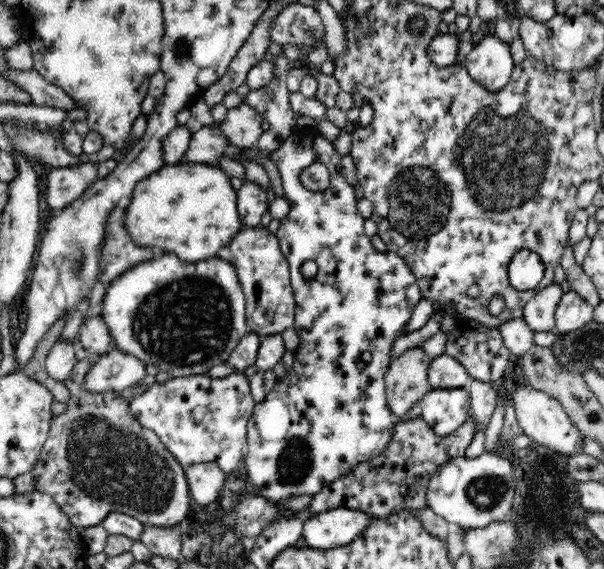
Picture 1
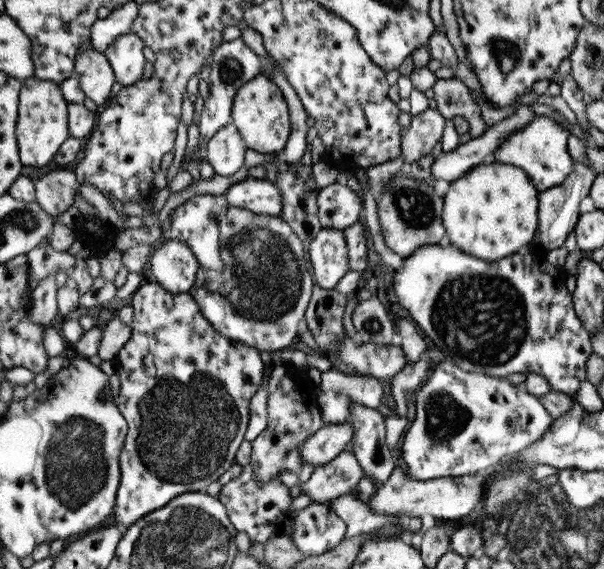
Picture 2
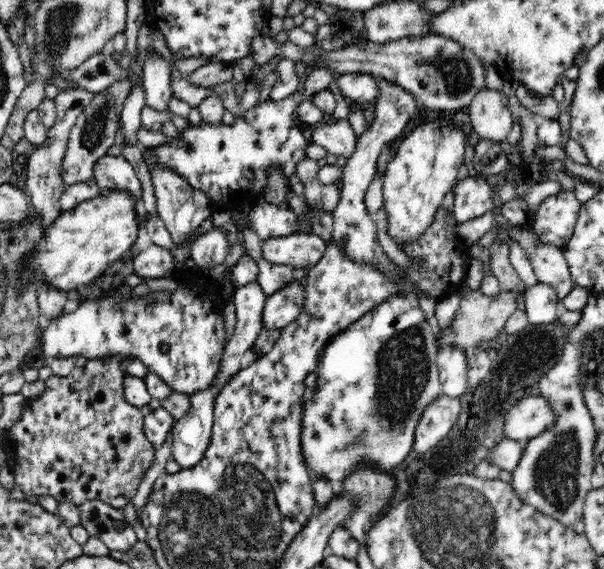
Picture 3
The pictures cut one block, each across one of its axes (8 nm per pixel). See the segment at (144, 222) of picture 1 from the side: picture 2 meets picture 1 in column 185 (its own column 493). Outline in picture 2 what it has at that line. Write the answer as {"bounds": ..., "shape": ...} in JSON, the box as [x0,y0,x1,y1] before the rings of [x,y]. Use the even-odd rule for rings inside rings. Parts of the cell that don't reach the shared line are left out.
{"bounds":[441,162,537,261],"shape":[[[485,162],[465,172],[461,178],[448,183],[448,188],[441,196],[441,225],[449,237],[449,245],[475,258],[496,261],[517,253],[517,249],[526,246],[537,228],[537,189],[531,179],[520,168],[510,164]]]}

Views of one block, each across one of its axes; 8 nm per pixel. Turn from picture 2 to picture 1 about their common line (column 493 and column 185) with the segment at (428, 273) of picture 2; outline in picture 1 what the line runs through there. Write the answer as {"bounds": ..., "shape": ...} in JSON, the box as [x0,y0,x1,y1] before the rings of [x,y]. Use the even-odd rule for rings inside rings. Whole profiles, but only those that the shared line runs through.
{"bounds":[99,253,248,378],"shape":[[[164,253],[159,258],[150,259],[148,262],[144,261],[138,263],[136,266],[129,268],[123,272],[118,278],[106,287],[103,292],[101,300],[101,311],[99,316],[104,321],[107,331],[111,338],[112,346],[115,346],[120,352],[129,354],[142,362],[154,364],[158,366],[159,370],[166,371],[173,378],[188,377],[192,375],[202,375],[212,366],[222,364],[230,353],[236,348],[236,345],[248,334],[248,325],[246,318],[246,295],[244,294],[240,279],[237,275],[237,270],[231,261],[221,259],[220,257],[210,257],[202,260],[183,261],[173,253]]]}

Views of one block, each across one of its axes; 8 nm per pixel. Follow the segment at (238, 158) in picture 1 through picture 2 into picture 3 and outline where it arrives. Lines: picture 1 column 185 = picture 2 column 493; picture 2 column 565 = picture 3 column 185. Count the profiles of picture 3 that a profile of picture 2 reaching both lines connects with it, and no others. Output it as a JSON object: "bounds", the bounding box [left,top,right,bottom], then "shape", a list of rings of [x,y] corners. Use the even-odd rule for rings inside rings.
{"bounds":[146,96,310,205],"shape":[[[290,96],[277,102],[266,101],[249,112],[242,113],[233,125],[223,123],[200,126],[189,124],[180,132],[180,138],[171,138],[169,147],[146,148],[147,163],[164,163],[186,177],[193,187],[204,191],[216,205],[227,196],[240,196],[246,192],[261,193],[266,186],[265,170],[270,163],[280,163],[284,175],[295,172],[296,163],[306,155],[310,143],[306,127],[294,117],[300,102]]]}

